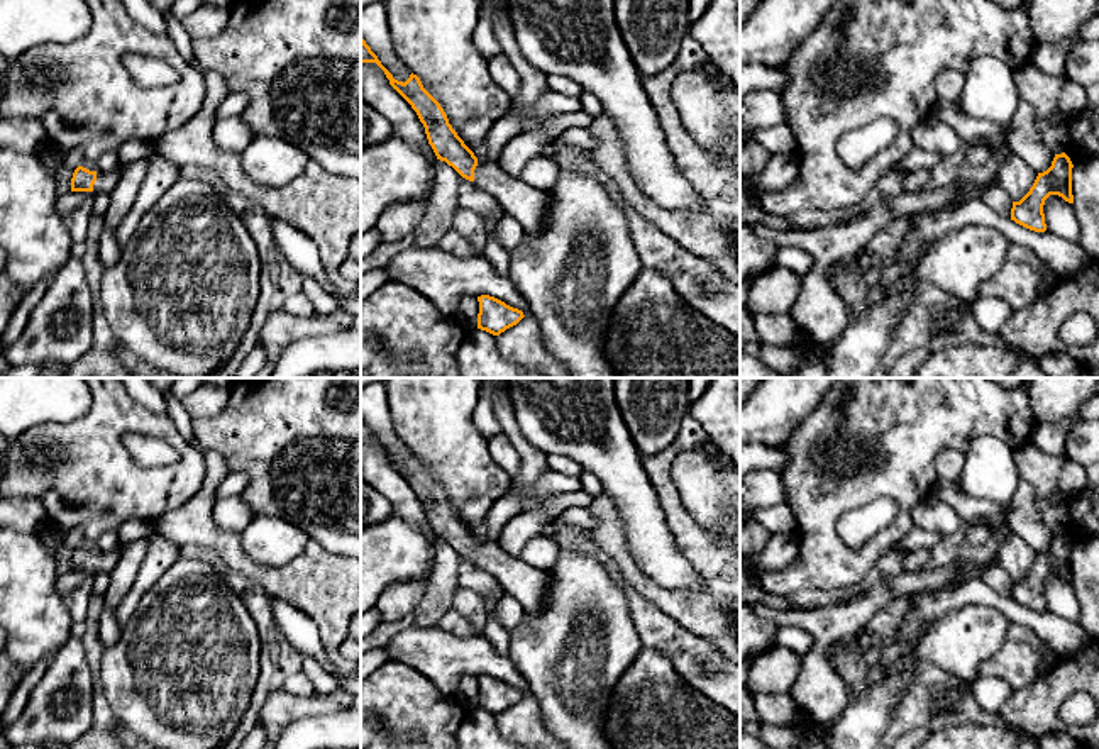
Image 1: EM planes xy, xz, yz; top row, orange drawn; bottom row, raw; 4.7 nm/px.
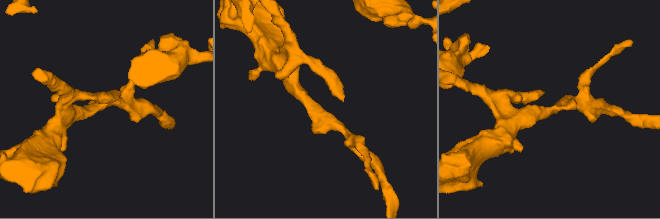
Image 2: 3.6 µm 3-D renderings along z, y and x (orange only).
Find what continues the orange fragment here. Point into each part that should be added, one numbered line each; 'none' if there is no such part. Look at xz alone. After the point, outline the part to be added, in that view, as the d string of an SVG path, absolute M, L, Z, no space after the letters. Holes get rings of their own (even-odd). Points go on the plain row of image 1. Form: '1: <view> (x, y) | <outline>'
1: xz (527, 585) | M478 539L474 563L491 573L525 610L538 612L542 608L550 585L549 571L532 568L520 556L510 556L496 542L484 539Z

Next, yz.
none

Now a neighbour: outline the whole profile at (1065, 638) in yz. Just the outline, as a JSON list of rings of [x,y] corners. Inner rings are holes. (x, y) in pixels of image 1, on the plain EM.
[[[979,576],[953,588],[925,590],[911,595],[913,605],[904,624],[896,634],[899,644],[908,644],[923,635],[952,608],[967,603],[980,603],[1001,610],[1011,624],[1021,624],[1031,629],[1060,659],[1069,657],[1089,644],[1089,632],[1072,620],[1065,620],[1045,612],[1030,610],[1014,600],[996,593]]]

